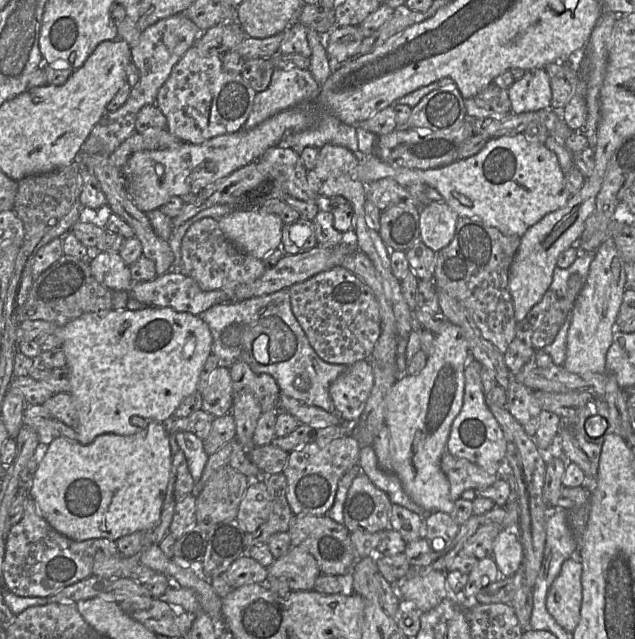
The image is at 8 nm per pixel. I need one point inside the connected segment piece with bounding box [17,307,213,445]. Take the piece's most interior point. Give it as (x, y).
(127, 369)

